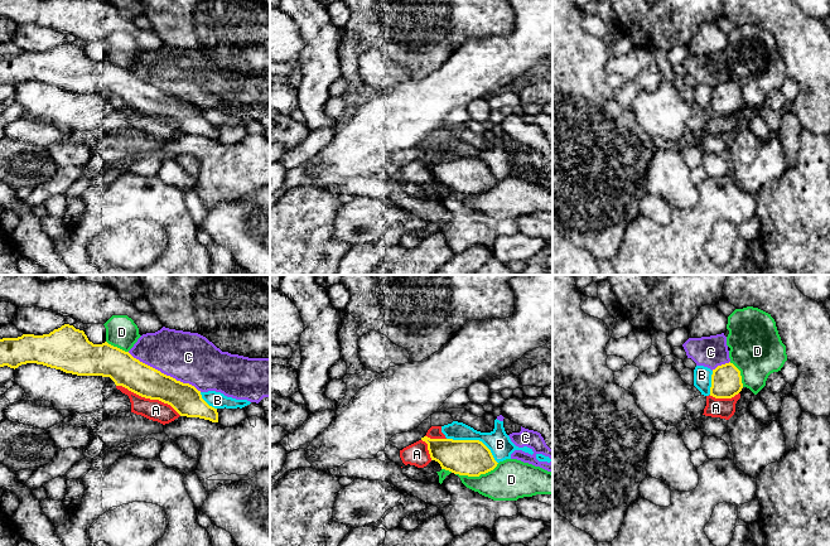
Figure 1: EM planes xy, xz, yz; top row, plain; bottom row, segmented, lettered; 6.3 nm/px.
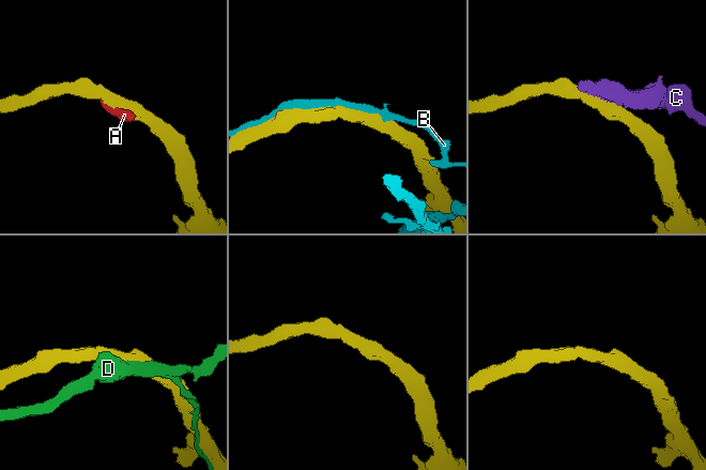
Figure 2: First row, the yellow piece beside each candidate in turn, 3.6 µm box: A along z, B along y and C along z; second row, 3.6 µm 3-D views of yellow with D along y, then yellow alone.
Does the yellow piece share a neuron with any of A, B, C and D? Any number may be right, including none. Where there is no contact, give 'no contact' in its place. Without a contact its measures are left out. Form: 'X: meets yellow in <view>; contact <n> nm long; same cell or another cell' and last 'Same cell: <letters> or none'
A: meets yellow in xy; contact 460 nm long; another cell
B: meets yellow in xz; contact 360 nm long; another cell
C: meets yellow in xy; contact 550 nm long; another cell
D: meets yellow in xz; contact 280 nm long; another cell
Same cell: none

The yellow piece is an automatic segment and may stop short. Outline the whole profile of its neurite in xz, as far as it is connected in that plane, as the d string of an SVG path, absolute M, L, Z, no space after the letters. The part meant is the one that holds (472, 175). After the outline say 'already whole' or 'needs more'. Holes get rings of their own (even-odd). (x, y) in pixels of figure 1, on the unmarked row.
M421 155L428 161L431 178L454 192L479 194L497 184L491 168L479 158Z; already whole

